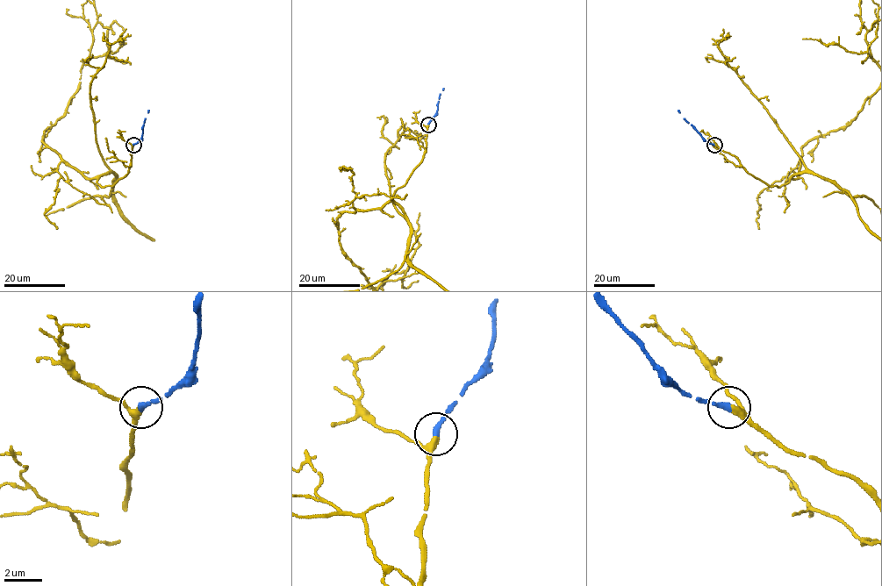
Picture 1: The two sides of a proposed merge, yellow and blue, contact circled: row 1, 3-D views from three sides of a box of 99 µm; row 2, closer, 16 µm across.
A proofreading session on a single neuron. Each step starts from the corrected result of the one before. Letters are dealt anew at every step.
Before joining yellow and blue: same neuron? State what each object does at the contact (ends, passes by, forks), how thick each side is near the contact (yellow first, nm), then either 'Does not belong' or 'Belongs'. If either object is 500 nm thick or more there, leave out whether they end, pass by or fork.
At the ring yellow passes by. At the ring blue ends. Thickness 280 nm (yellow) against 320 nm. Belongs

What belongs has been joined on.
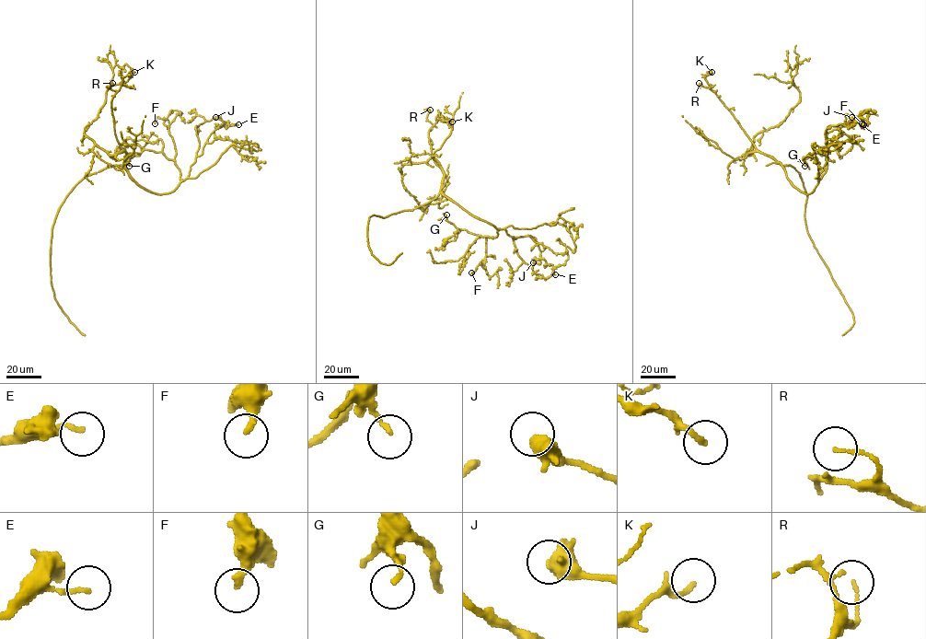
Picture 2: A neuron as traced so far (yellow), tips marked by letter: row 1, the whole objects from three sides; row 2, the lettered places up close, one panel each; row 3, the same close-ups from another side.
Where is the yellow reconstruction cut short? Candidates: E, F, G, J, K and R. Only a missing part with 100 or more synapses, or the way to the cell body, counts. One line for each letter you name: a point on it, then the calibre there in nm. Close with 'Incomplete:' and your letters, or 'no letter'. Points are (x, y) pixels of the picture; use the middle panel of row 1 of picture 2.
Incomplete: no letter

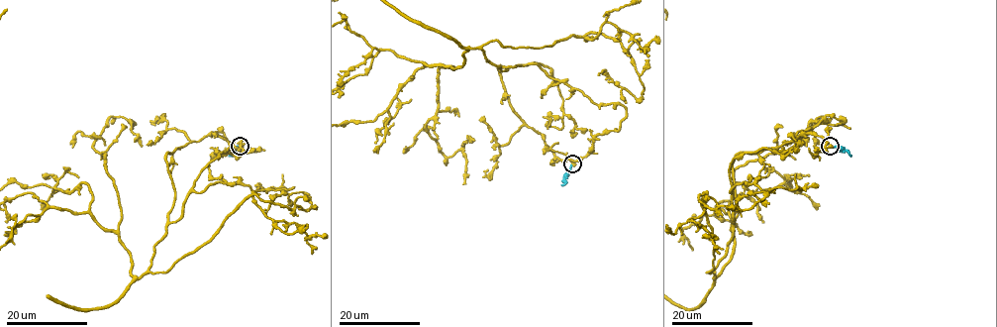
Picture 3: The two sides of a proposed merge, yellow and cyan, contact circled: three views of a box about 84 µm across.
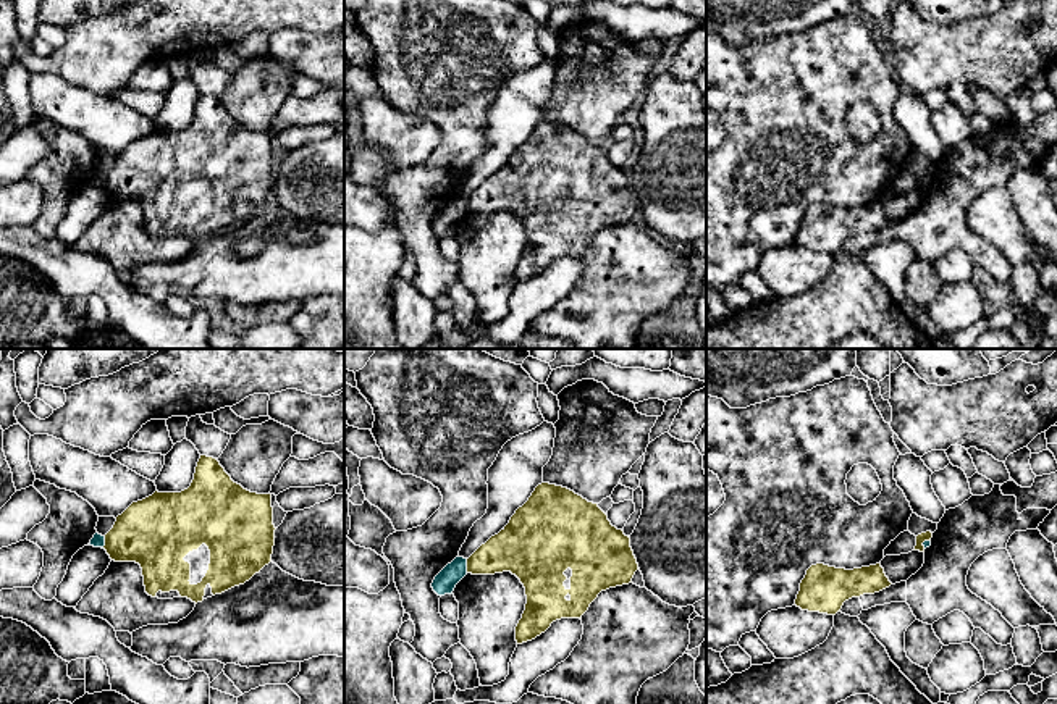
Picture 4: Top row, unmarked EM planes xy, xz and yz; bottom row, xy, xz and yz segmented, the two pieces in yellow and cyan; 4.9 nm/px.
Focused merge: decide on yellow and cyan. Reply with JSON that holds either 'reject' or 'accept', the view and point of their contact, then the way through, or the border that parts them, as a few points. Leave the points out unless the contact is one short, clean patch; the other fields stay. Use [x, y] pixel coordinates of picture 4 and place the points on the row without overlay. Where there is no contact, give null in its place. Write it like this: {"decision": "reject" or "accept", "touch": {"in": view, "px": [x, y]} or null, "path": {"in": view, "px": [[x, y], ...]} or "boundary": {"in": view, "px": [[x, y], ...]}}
{"decision": "reject", "touch": {"in": "xz", "px": [467, 204]}, "boundary": {"in": "xz", "px": [[466, 197], [467, 210]]}}

